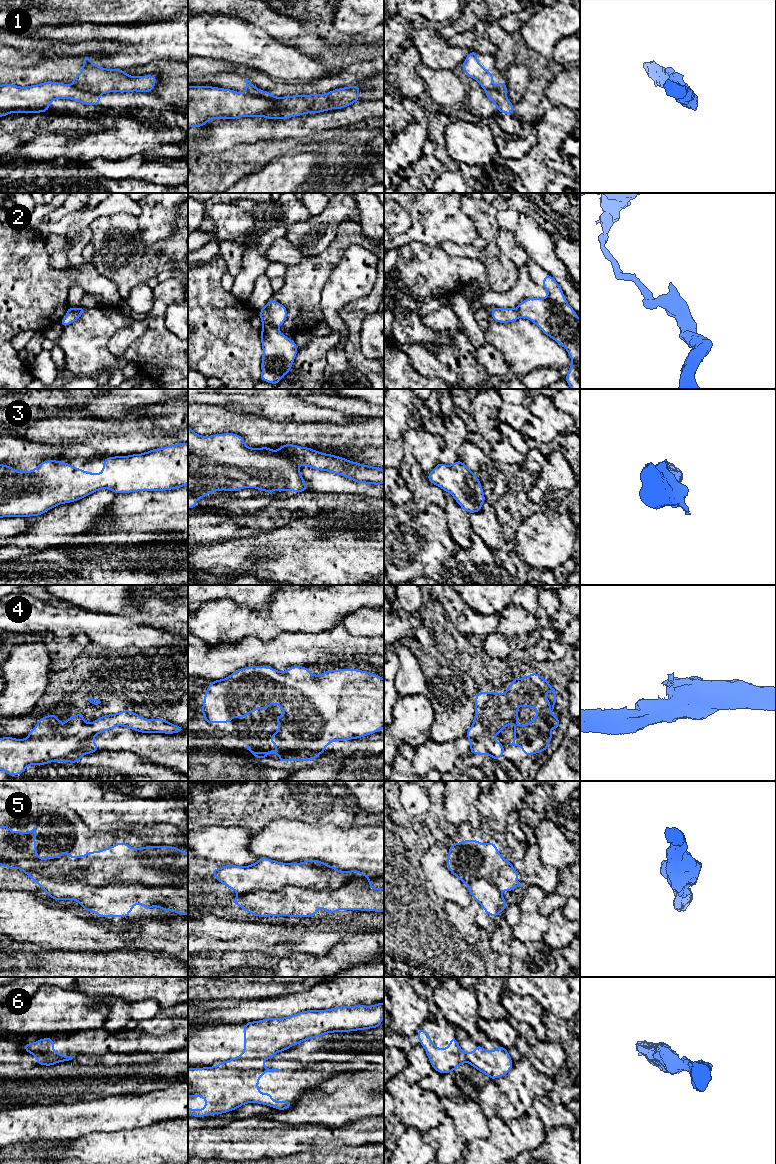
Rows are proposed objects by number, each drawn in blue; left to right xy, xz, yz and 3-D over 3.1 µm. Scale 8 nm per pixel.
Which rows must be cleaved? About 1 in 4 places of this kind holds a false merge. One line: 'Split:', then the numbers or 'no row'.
Split: 1, 2, 5, 6

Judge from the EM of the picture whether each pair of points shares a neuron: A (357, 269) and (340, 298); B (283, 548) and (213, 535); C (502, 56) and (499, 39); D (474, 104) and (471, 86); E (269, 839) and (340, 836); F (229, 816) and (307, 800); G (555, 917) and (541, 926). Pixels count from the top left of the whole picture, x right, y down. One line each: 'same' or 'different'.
A: same
B: different
C: same
D: same
E: same
F: same
G: different

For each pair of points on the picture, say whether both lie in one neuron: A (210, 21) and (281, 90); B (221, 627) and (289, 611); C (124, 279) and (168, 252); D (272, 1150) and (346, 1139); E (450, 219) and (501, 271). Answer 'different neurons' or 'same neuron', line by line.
A: different neurons
B: same neuron
C: same neuron
D: same neuron
E: different neurons

